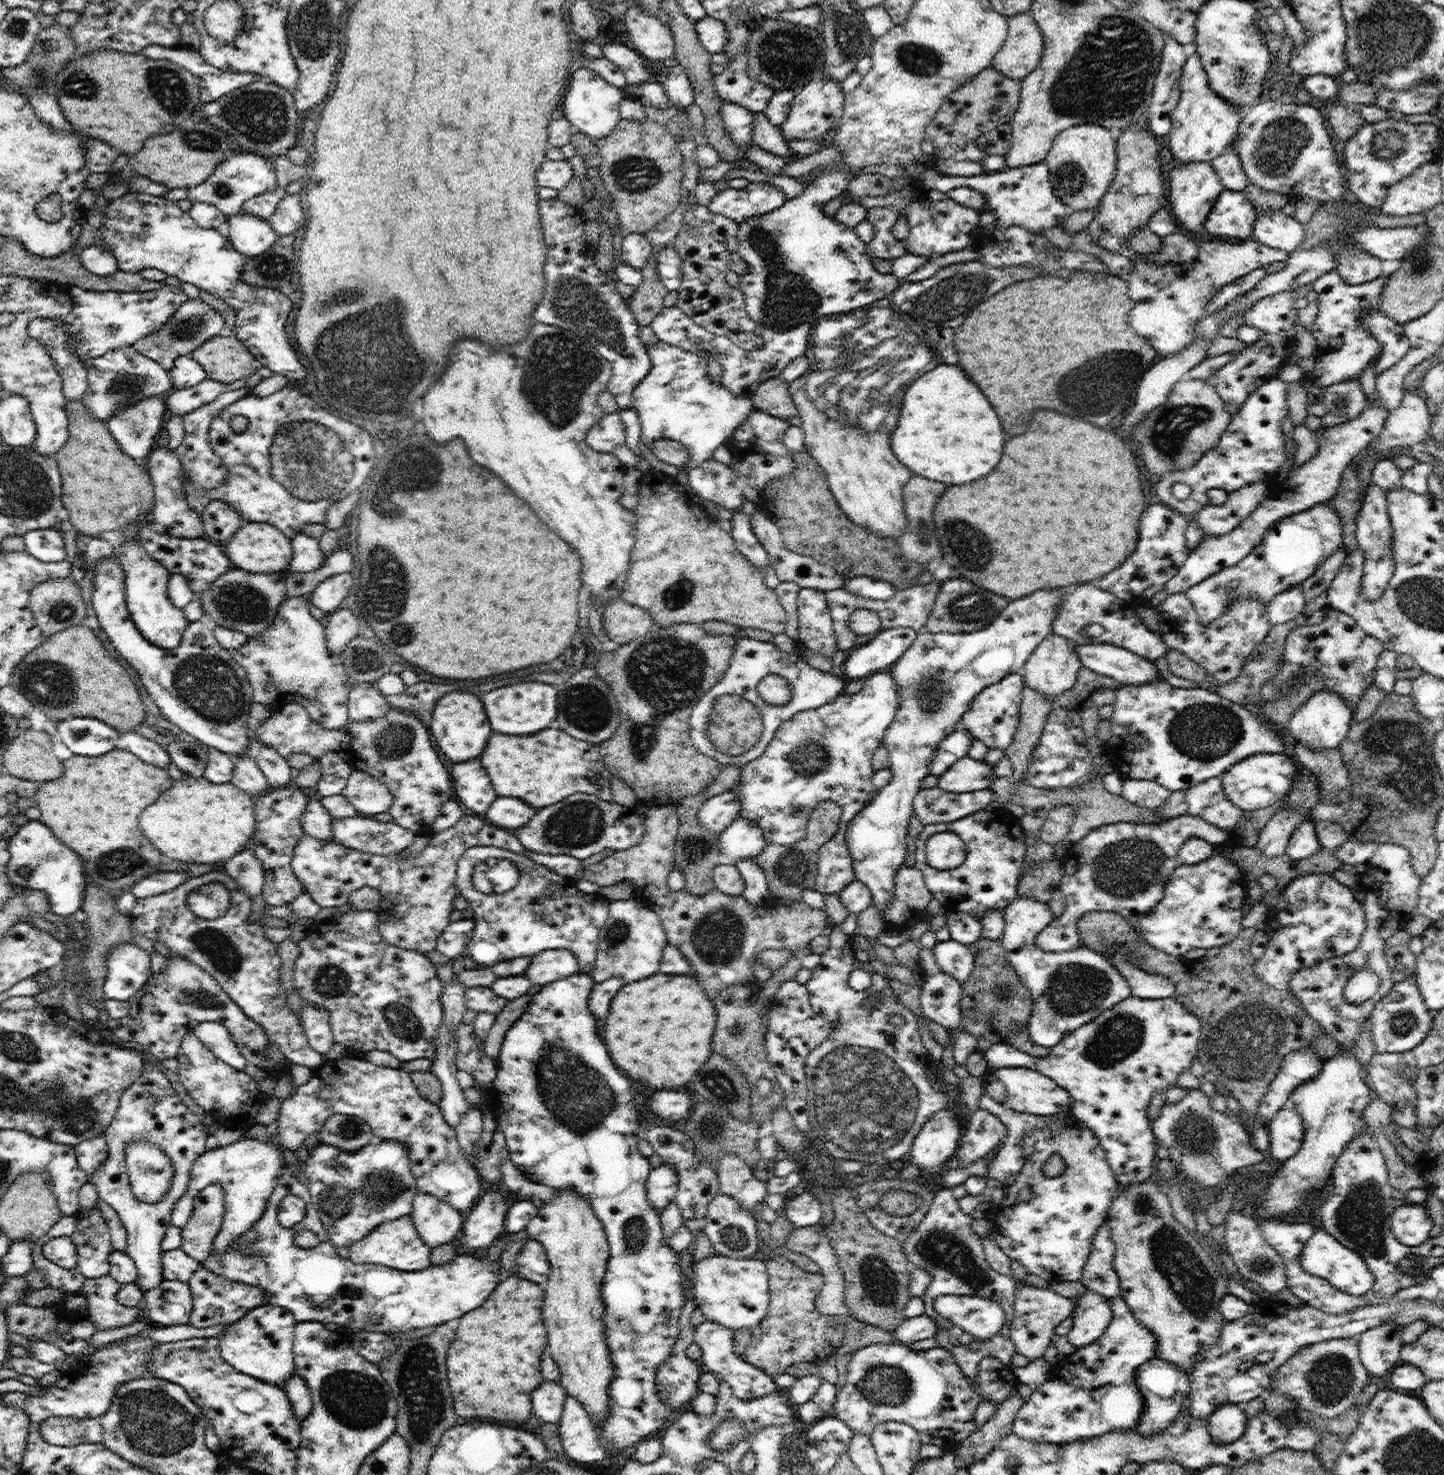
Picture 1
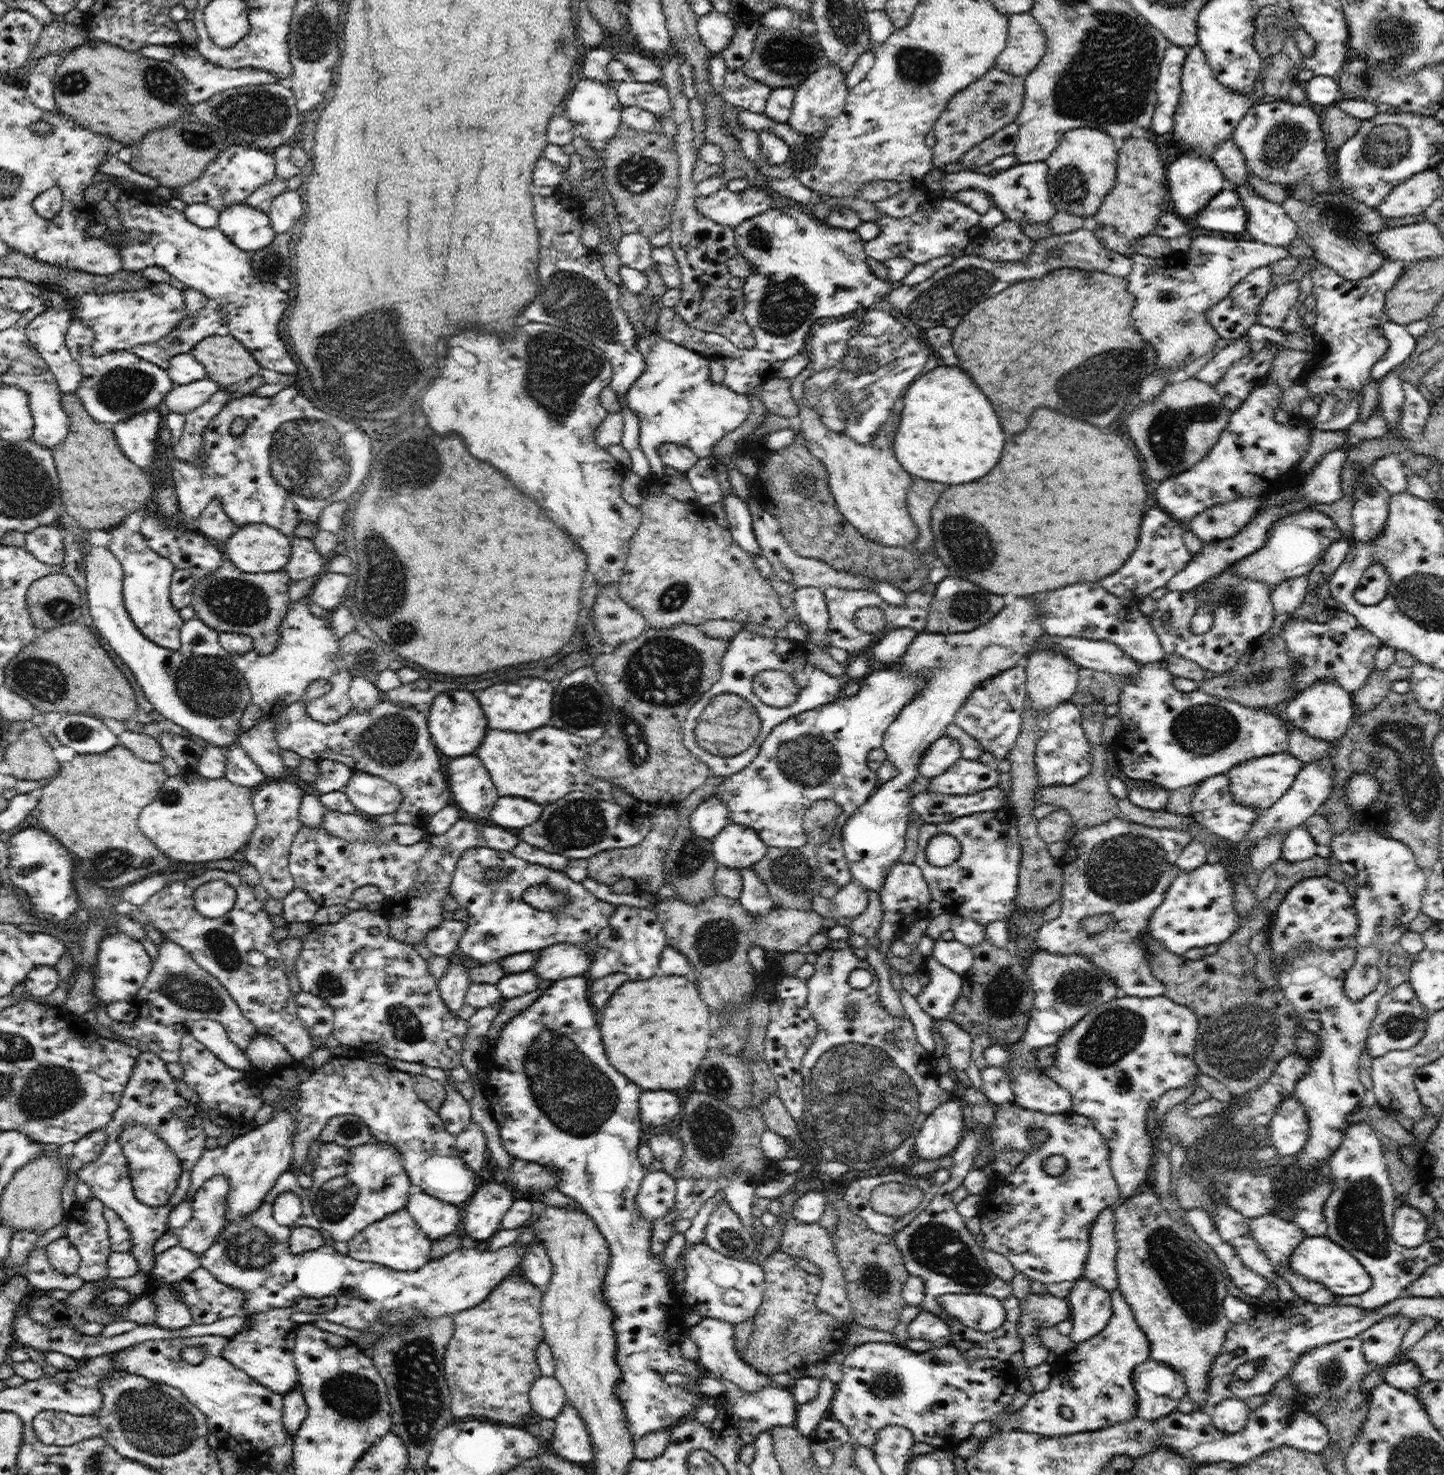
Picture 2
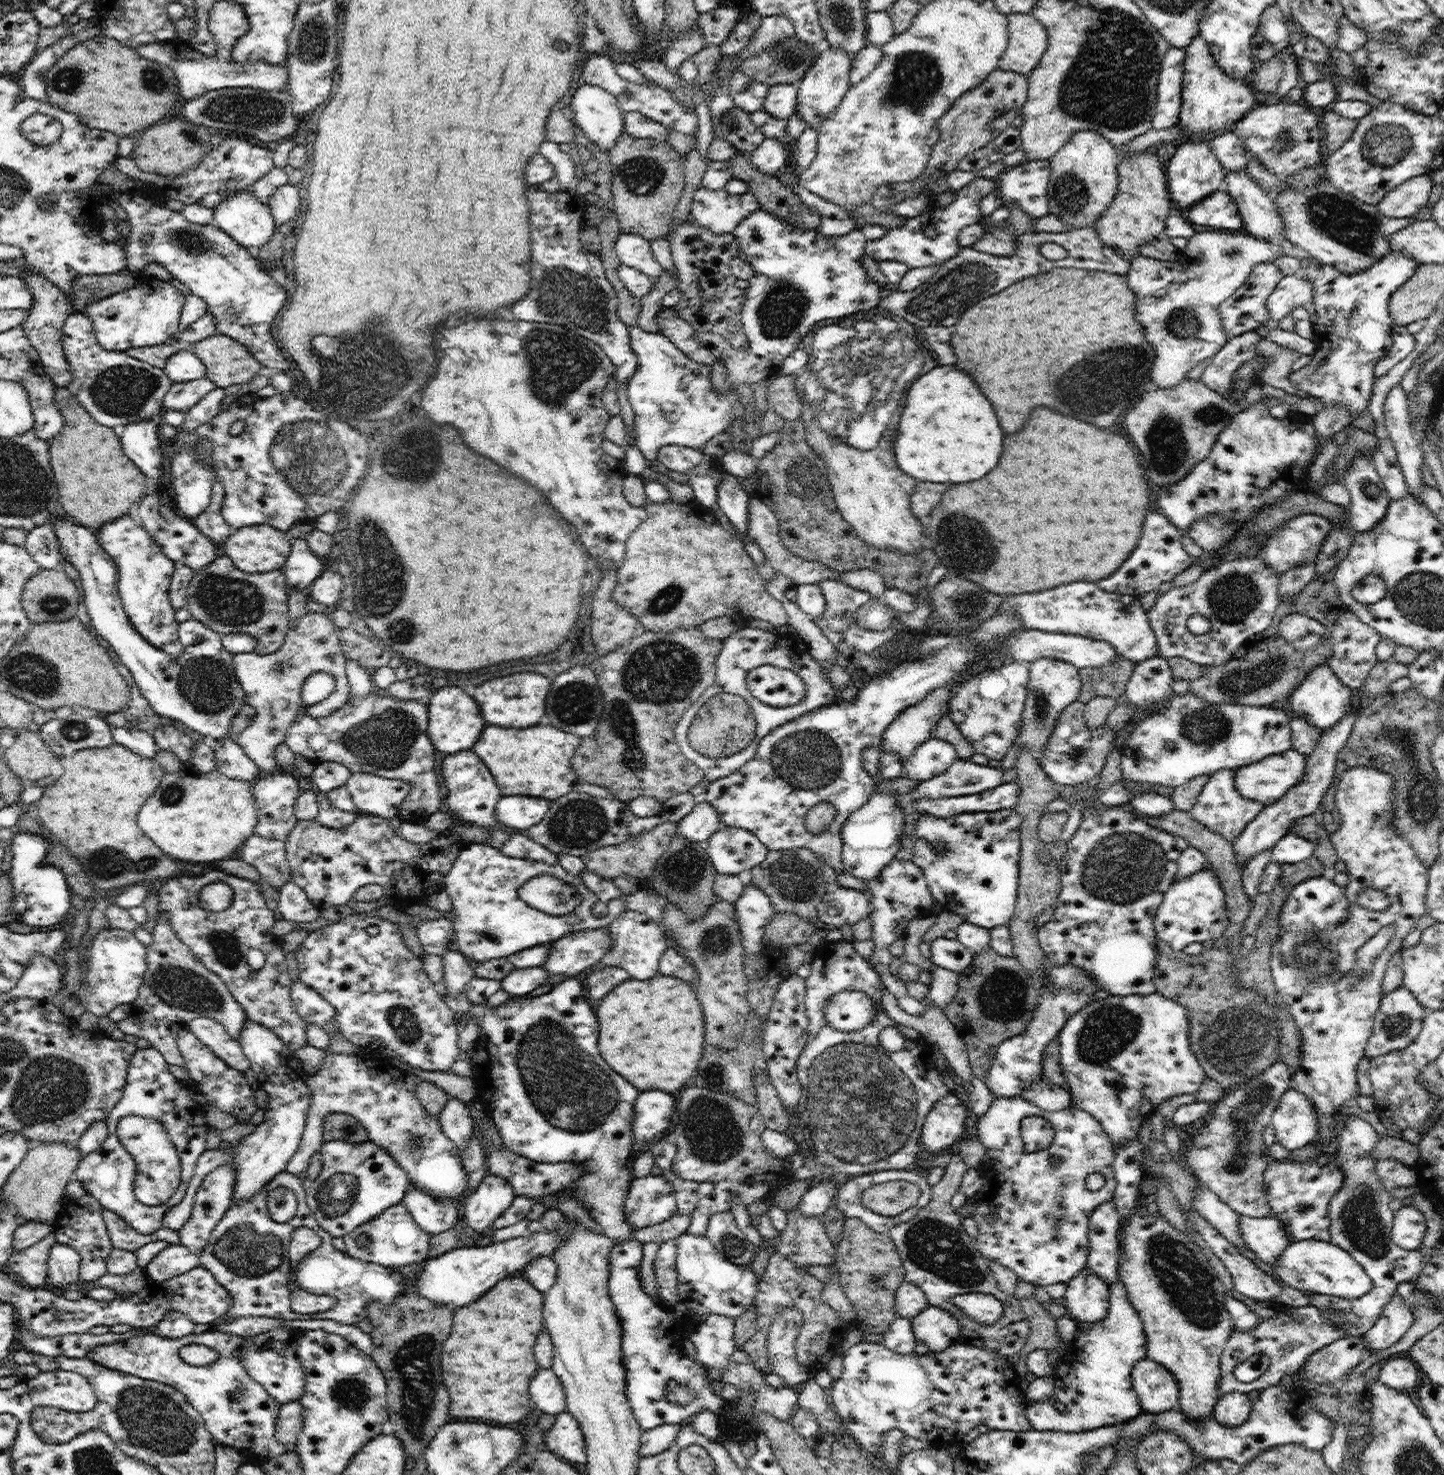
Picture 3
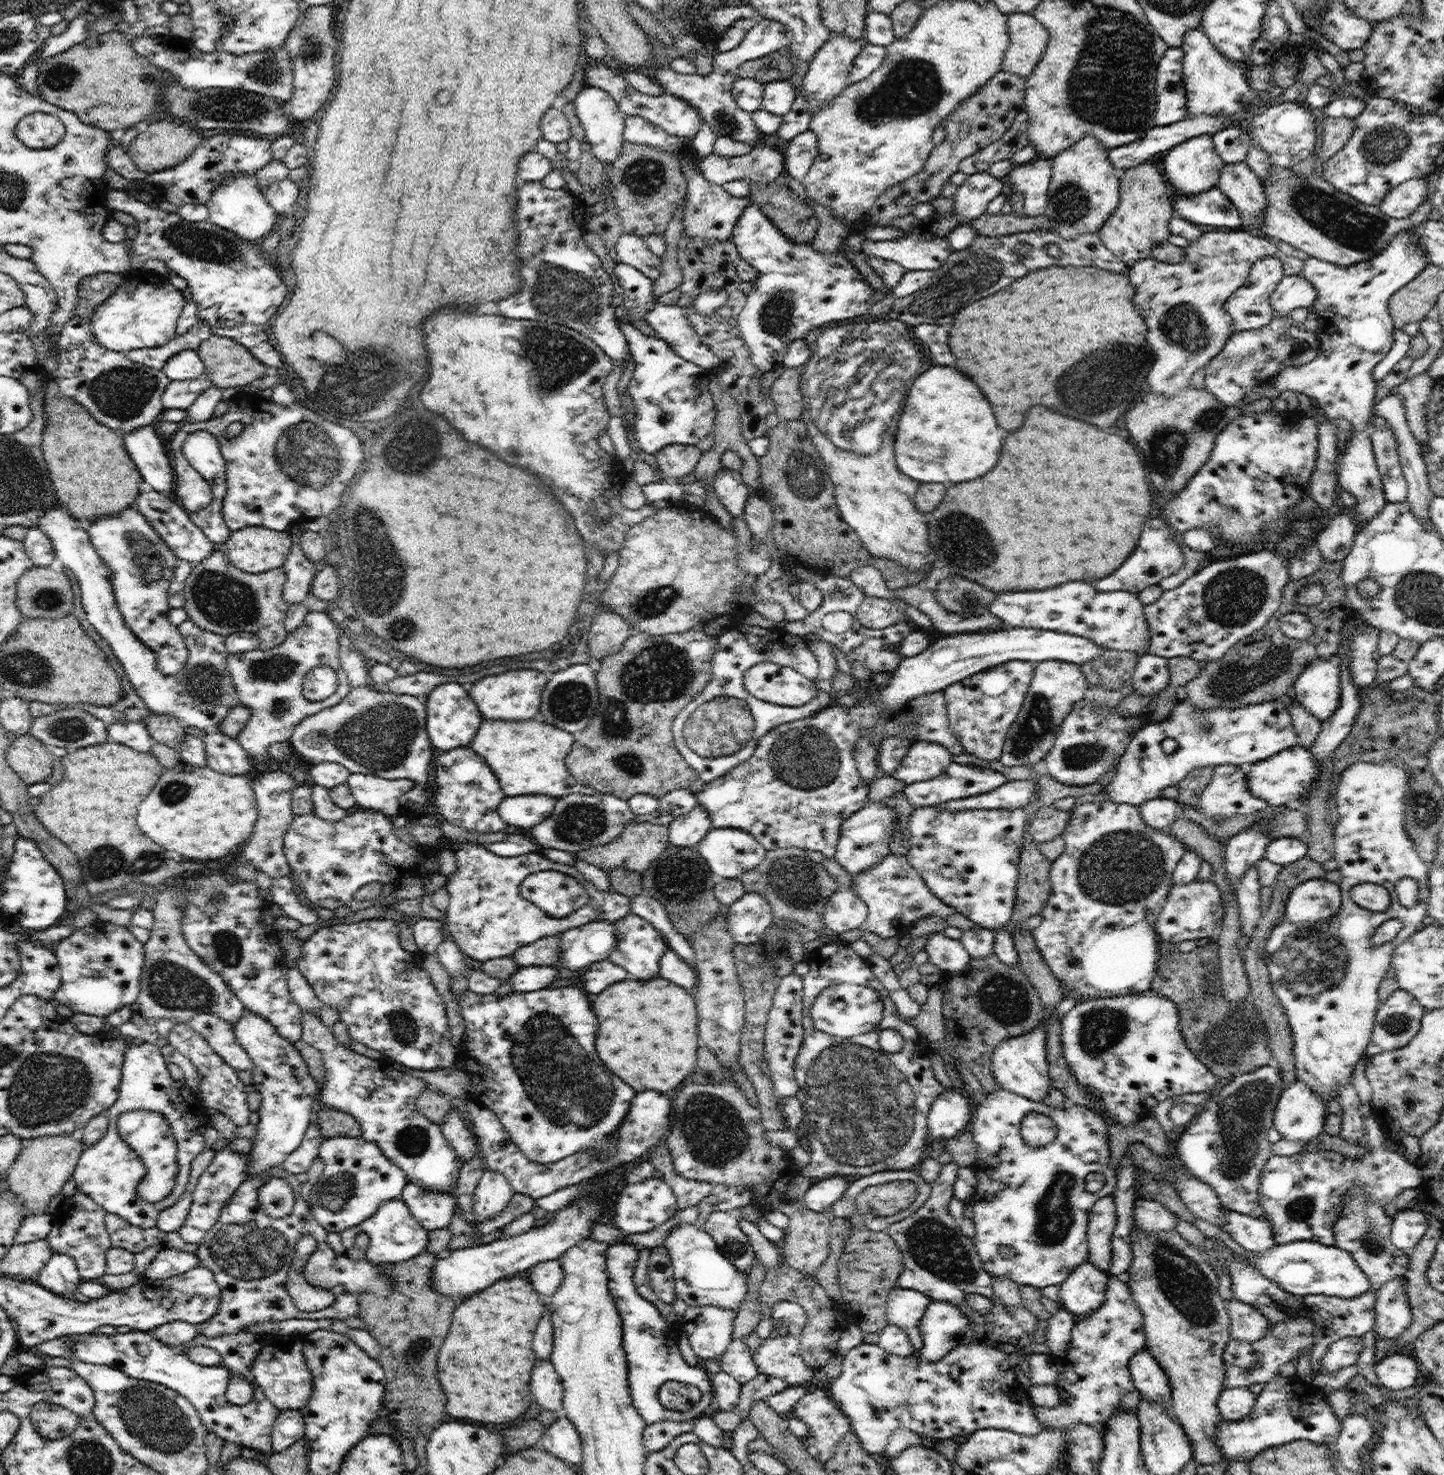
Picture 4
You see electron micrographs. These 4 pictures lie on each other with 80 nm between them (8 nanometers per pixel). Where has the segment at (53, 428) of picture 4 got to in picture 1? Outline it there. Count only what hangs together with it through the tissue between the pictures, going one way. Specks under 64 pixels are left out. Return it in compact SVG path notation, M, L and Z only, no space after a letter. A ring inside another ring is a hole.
M68 400L65 409L69 435L66 446L56 454L56 460L64 482L62 498L70 522L82 534L99 539L110 530L120 530L130 524L140 526L149 518L155 501L149 471L120 450L106 424L90 418L87 406L81 401Z

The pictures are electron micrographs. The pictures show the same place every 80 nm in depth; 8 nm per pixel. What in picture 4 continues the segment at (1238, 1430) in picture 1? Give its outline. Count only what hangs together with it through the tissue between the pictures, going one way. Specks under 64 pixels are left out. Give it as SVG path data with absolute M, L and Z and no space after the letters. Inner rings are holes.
M1248 1386L1225 1388L1217 1402L1221 1418L1228 1421L1246 1418L1252 1412L1256 1397Z

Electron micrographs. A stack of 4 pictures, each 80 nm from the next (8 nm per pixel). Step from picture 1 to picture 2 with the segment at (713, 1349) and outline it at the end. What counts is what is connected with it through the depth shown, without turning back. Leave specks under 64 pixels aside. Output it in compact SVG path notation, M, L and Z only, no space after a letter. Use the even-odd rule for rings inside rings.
M703 1317L699 1323L690 1328L689 1338L698 1345L700 1356L697 1362L704 1373L719 1373L744 1392L756 1392L762 1386L772 1384L769 1376L750 1366L735 1350L735 1325L717 1318Z

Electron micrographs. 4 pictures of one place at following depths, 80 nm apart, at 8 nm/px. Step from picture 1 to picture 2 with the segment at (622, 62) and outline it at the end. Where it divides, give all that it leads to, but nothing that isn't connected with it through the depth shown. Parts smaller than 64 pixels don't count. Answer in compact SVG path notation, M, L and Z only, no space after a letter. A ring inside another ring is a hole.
M638 49L633 52L613 51L613 58L623 62L630 73L630 83L662 82L663 67L656 65L650 58L640 55Z

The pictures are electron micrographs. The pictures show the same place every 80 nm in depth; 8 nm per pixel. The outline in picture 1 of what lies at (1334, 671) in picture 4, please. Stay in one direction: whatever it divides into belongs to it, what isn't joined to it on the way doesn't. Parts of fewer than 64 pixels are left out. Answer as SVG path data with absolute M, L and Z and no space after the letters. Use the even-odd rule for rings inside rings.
M1324 691L1316 693L1309 698L1297 710L1290 719L1288 731L1290 731L1289 741L1301 742L1304 746L1312 750L1322 750L1323 748L1339 748L1339 744L1346 739L1350 726L1353 723L1353 711L1348 708L1347 701L1334 691Z

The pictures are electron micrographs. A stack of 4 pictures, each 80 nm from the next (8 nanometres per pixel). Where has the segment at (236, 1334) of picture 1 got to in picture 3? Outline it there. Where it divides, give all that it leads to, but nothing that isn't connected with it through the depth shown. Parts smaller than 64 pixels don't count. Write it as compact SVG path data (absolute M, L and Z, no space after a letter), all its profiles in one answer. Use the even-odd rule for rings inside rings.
M276 1328L255 1335L248 1335L243 1340L244 1346L238 1352L241 1366L259 1382L281 1405L298 1401L304 1392L305 1376L300 1361L296 1356L298 1341L286 1330Z

